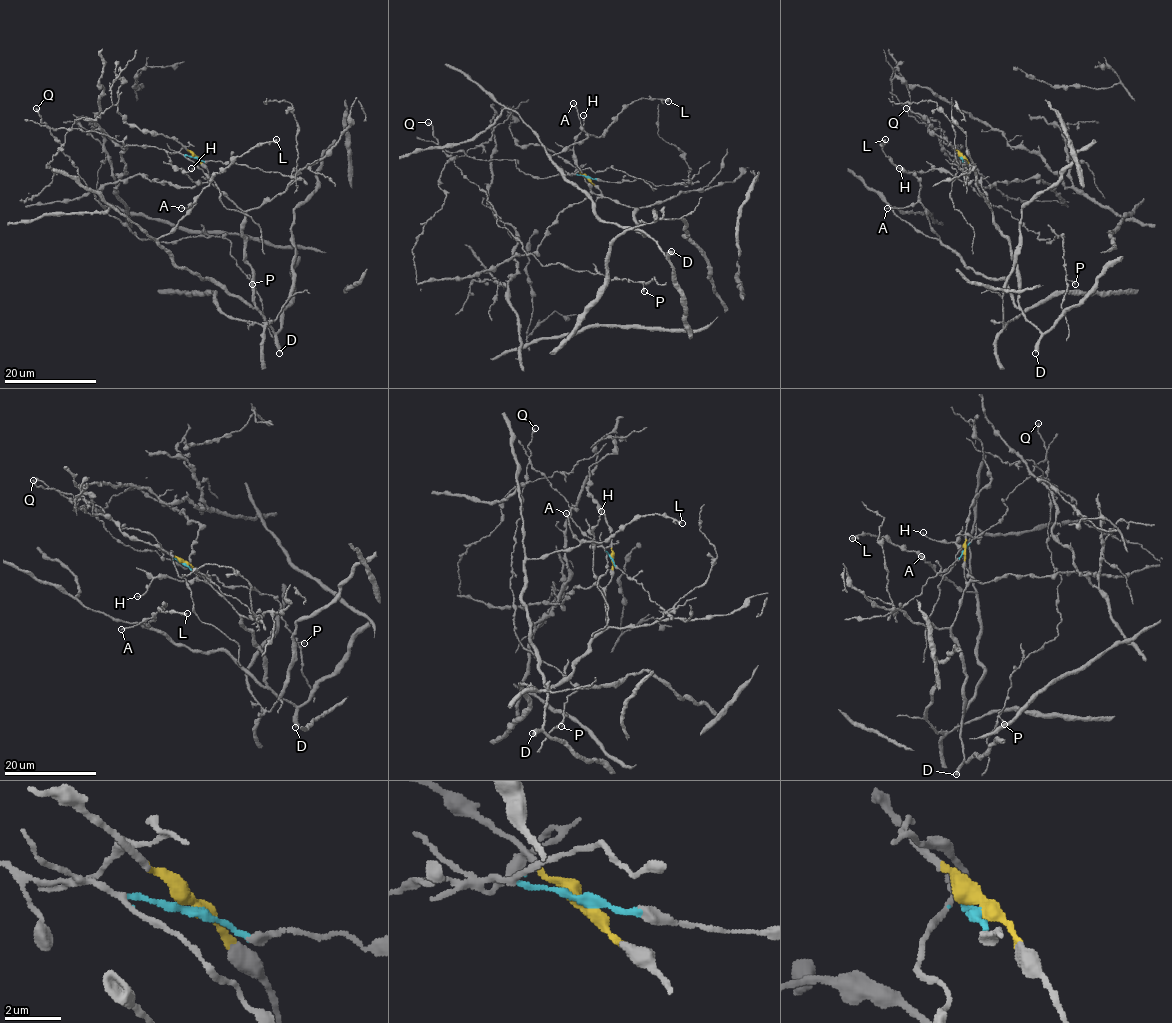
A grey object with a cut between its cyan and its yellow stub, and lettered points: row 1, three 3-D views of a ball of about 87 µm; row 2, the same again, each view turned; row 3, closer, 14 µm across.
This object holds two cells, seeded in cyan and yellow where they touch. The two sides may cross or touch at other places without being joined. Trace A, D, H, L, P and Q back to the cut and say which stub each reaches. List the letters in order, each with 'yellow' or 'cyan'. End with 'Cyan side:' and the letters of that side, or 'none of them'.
A: yellow
D: yellow
H: yellow
L: yellow
P: cyan
Q: cyan
Cyan side: P, Q

